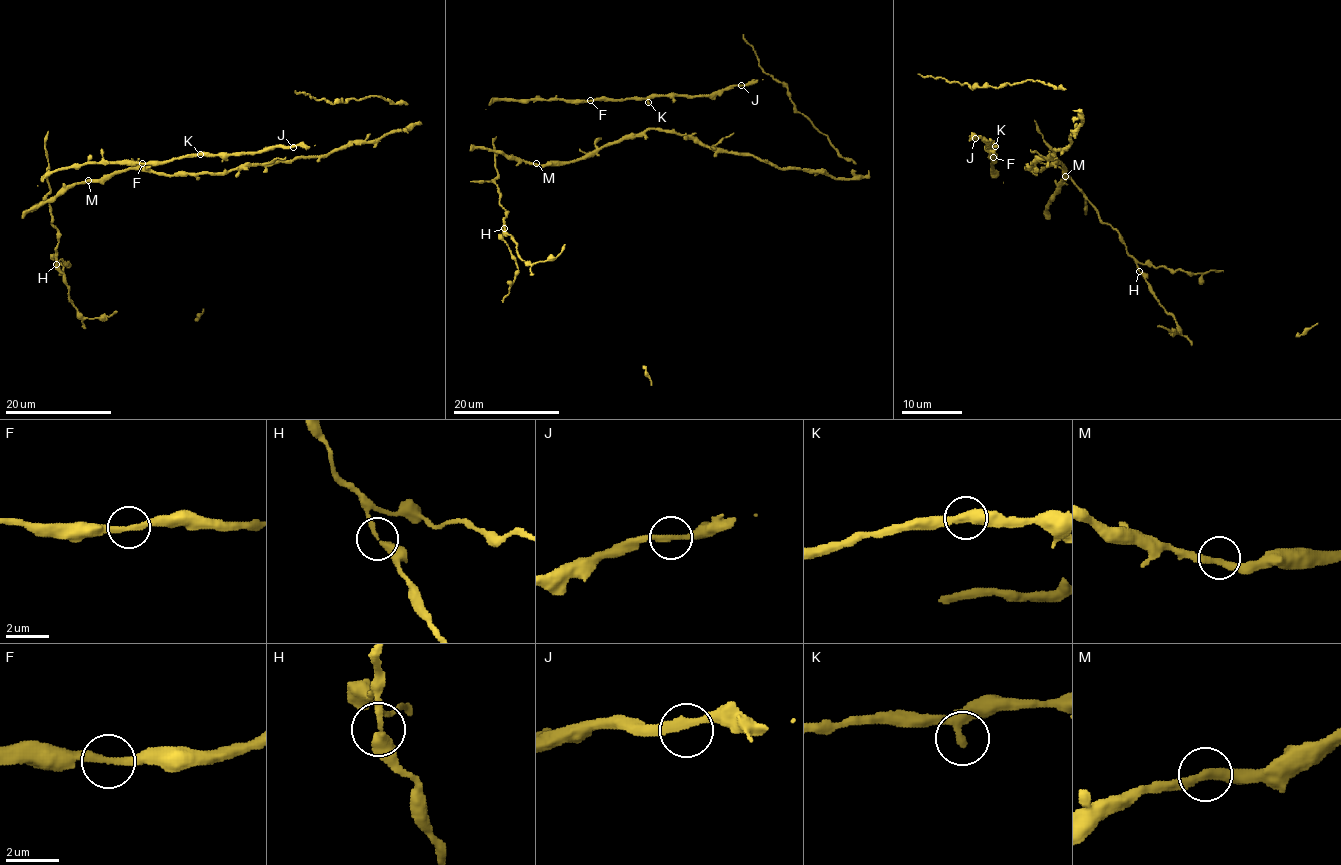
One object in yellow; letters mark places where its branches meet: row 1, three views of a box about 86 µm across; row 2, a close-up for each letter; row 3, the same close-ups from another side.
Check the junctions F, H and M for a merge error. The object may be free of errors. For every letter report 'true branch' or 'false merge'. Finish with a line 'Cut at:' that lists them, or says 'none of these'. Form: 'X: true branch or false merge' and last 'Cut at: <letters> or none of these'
F: true branch
H: true branch
M: true branch
Cut at: none of these

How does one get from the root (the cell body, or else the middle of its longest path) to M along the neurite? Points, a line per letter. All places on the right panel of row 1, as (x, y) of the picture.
M: (1045, 167), (1059, 163), (1065, 176)

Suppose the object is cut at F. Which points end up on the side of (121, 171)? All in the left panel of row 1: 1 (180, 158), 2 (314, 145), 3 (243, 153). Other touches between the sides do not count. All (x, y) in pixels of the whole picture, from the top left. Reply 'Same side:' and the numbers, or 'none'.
Same side: none

